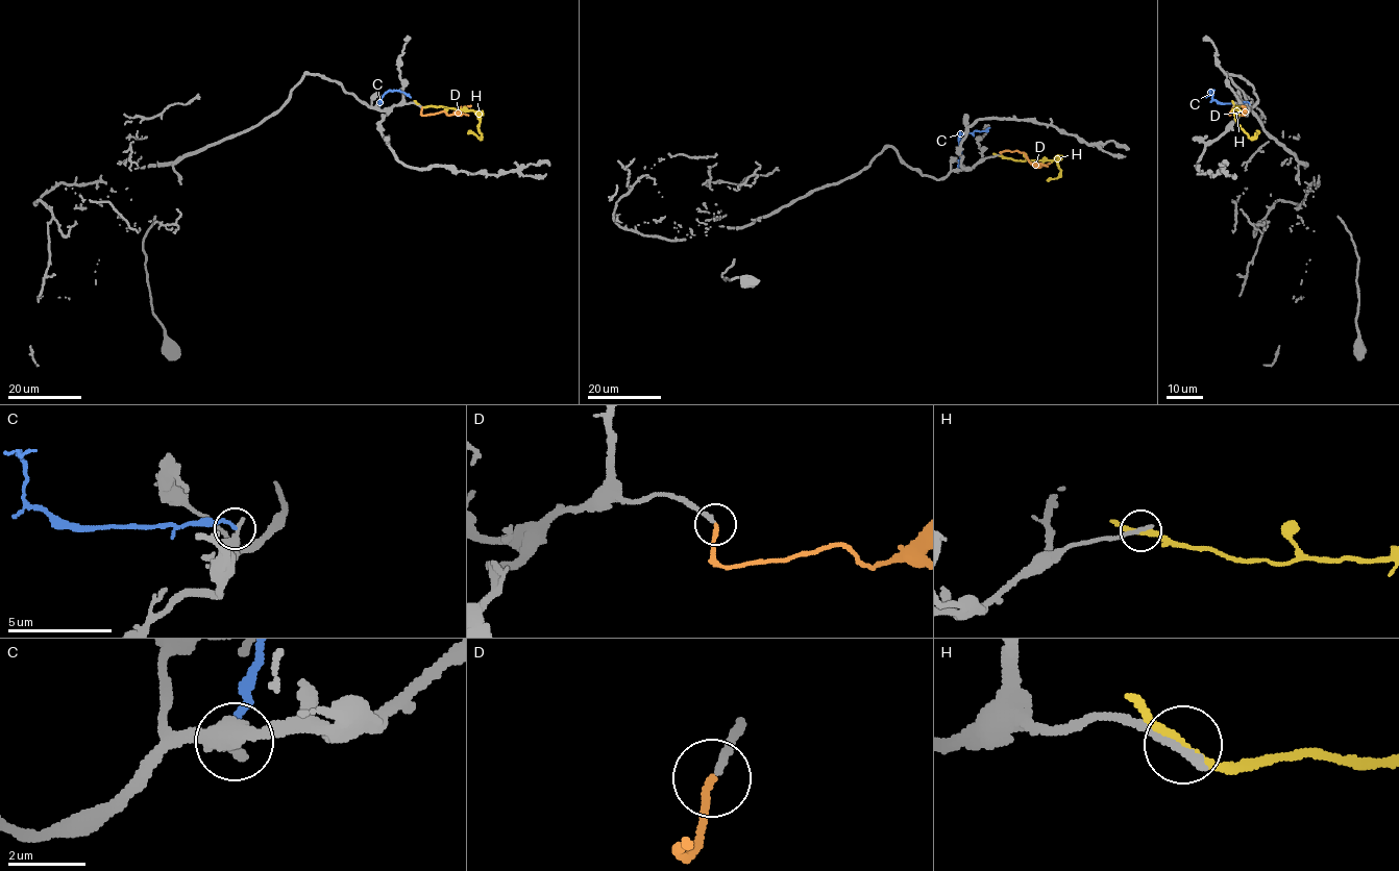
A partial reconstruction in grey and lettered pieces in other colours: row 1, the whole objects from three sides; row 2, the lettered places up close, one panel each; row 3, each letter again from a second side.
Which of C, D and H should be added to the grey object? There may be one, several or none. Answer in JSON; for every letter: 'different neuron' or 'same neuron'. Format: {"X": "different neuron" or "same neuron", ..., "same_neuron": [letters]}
{"C": "different neuron", "D": "same neuron", "H": "different neuron", "same_neuron": ["D"]}

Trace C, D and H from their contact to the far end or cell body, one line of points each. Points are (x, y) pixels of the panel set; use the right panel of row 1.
C: (1249, 103), (1219, 103), (1210, 90), (1206, 97)
D: (1232, 108), (1230, 116), (1230, 112), (1240, 116), (1244, 112), (1242, 105)
H: (1233, 105), (1238, 106), (1236, 123), (1251, 139), (1259, 133)

